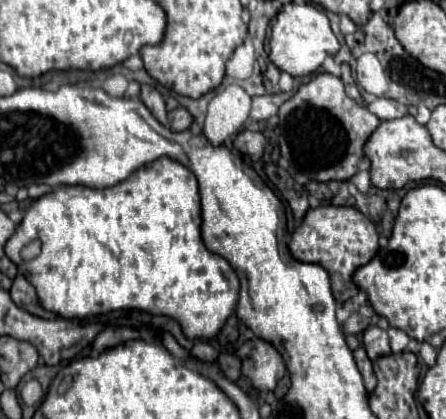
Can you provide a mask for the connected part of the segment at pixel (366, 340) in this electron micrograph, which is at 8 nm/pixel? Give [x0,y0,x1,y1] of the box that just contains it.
[363,327,391,361]

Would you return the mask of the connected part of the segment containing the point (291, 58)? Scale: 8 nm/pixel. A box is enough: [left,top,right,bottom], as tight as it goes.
[264,3,339,77]

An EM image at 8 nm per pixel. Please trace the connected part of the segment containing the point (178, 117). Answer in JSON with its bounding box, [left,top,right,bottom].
[169,107,193,131]

